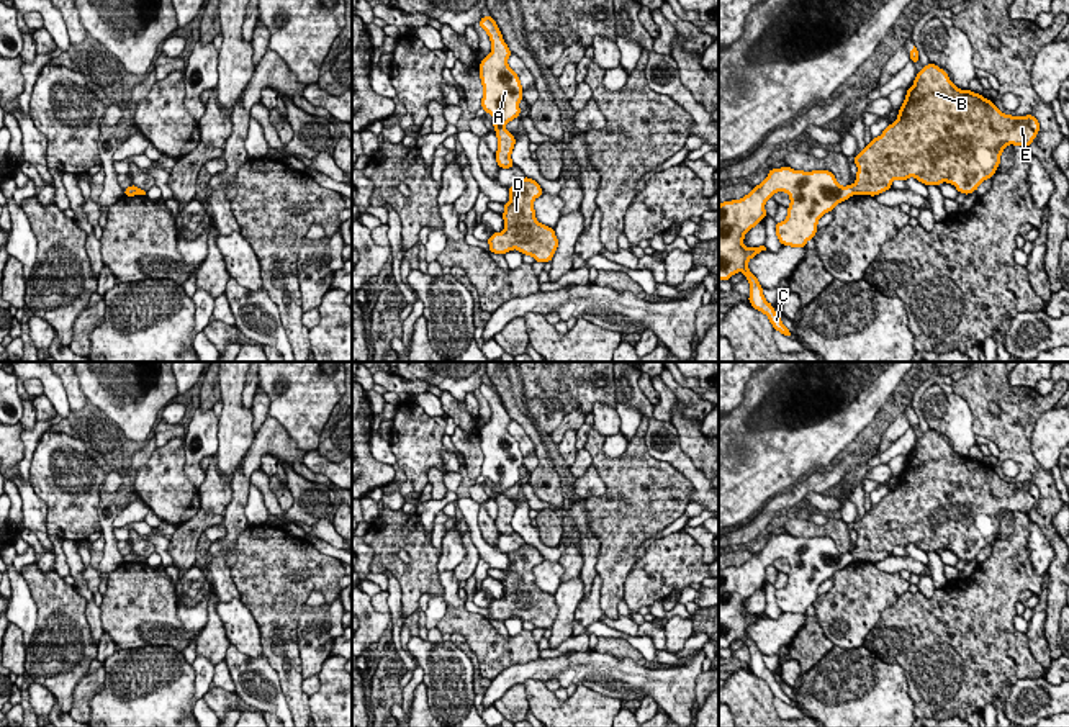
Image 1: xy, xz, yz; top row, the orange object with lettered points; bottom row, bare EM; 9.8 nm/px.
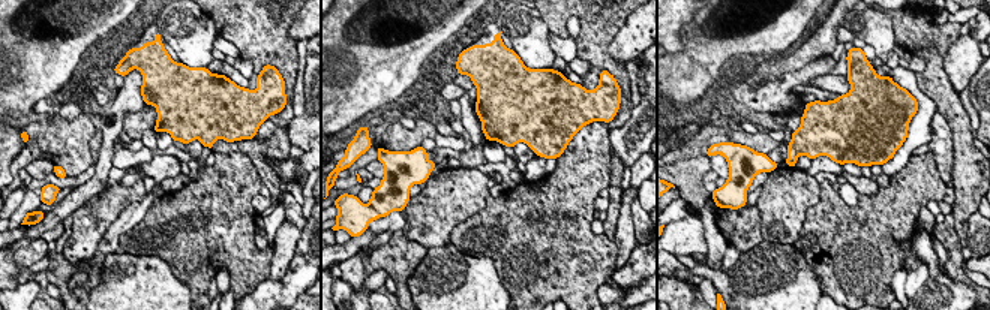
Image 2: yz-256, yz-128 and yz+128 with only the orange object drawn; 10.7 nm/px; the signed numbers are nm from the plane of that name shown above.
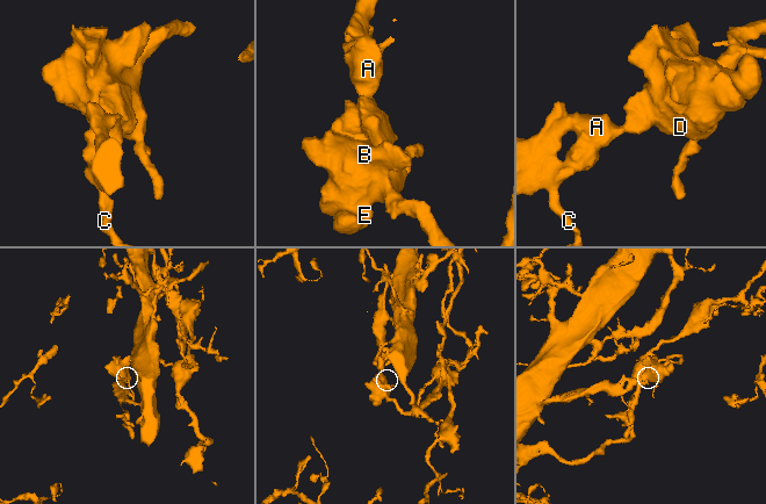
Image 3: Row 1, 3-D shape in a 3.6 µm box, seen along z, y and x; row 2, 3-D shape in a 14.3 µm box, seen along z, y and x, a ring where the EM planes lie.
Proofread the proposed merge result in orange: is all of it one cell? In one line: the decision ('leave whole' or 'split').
split

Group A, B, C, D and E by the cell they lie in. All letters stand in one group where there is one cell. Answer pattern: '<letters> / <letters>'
A C / B D E

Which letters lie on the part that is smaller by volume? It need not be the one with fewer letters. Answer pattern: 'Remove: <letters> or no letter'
Remove: B, D, E

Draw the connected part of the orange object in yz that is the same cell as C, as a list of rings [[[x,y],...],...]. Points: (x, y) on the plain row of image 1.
[[[786,532],[771,535],[768,544],[742,567],[719,571],[719,647],[725,648],[743,639],[750,650],[751,673],[768,683],[773,696],[792,704],[773,671],[766,668],[758,645],[748,635],[748,627],[766,614],[743,612],[745,601],[766,585],[766,567],[778,558],[786,558],[791,571],[787,585],[776,589],[774,596],[779,609],[791,614],[805,614],[819,596],[819,586],[855,558],[851,552],[841,553],[830,537],[804,539]]]

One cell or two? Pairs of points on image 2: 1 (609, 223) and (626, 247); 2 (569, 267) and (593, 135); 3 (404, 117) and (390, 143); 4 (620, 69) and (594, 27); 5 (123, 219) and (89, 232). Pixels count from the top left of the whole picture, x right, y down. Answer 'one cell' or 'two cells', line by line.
1: two cells
2: one cell
3: two cells
4: one cell
5: two cells

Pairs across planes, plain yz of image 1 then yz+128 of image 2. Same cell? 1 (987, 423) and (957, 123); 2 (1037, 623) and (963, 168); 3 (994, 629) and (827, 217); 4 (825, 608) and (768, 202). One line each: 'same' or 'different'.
1: same
2: different
3: same
4: same

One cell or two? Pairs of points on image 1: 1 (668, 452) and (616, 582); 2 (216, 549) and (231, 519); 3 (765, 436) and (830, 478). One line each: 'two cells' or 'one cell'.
1: two cells
2: one cell
3: two cells

